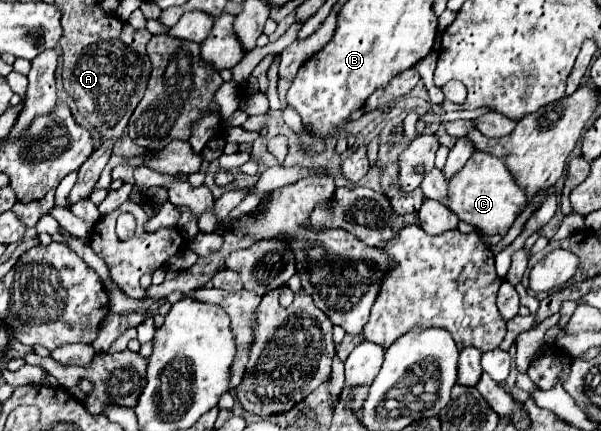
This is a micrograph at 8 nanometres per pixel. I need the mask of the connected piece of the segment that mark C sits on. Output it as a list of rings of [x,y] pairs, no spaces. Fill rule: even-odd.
[[[476,150],[466,162],[464,170],[458,170],[448,184],[448,202],[446,206],[464,222],[480,228],[484,234],[504,236],[514,220],[526,208],[526,192],[514,182],[510,170],[506,170],[506,158],[498,158]]]

